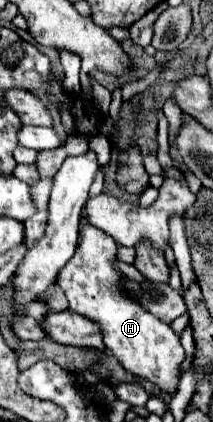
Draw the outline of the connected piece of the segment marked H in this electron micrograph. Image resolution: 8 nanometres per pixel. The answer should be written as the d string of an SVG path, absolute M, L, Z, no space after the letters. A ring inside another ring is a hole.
M85 226L81 230L81 242L75 256L59 272L57 284L69 300L69 310L79 312L93 322L101 324L105 346L117 356L121 366L139 380L147 380L161 388L163 394L173 396L181 380L181 362L185 360L185 350L181 346L179 334L163 324L159 318L143 310L135 300L127 296L121 288L123 274L113 268L117 244L115 240L95 226Z

